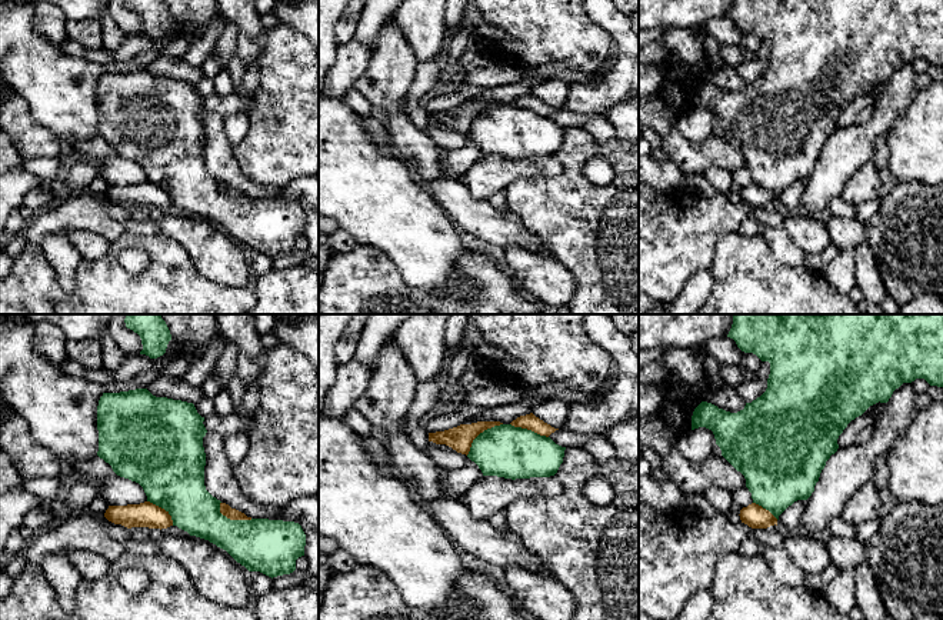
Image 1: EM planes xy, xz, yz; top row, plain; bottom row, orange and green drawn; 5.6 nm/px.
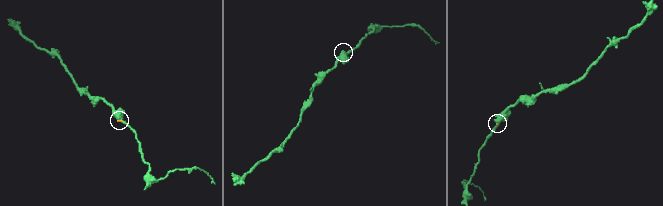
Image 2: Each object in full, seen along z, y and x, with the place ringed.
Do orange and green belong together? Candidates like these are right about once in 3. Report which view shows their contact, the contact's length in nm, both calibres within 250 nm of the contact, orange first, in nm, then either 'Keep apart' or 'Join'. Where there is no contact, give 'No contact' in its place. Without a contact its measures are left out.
Touches orange in xz. Shared border 280 nm. Thickness 140 nm (orange) against 300 nm. Keep apart

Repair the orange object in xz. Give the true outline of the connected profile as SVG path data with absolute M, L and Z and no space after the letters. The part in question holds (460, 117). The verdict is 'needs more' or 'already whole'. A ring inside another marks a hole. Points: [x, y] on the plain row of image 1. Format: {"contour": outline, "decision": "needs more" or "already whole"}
{"contour": "M477 101L472 104L460 104L457 107L429 113L429 121L446 124L461 134L469 134L473 120L487 109L500 106L500 101Z", "decision": "already whole"}

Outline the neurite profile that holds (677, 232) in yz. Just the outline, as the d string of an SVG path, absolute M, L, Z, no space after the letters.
M639 181L639 291L653 304L673 303L696 271L710 269L716 243L724 234L737 231L750 219L752 210L744 203L734 203L727 193L707 199L690 190L666 193Z

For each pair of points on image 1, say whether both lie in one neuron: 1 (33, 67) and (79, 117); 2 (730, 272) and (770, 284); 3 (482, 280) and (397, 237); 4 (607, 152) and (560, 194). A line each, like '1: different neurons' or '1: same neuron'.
1: same neuron
2: same neuron
3: different neurons
4: same neuron

